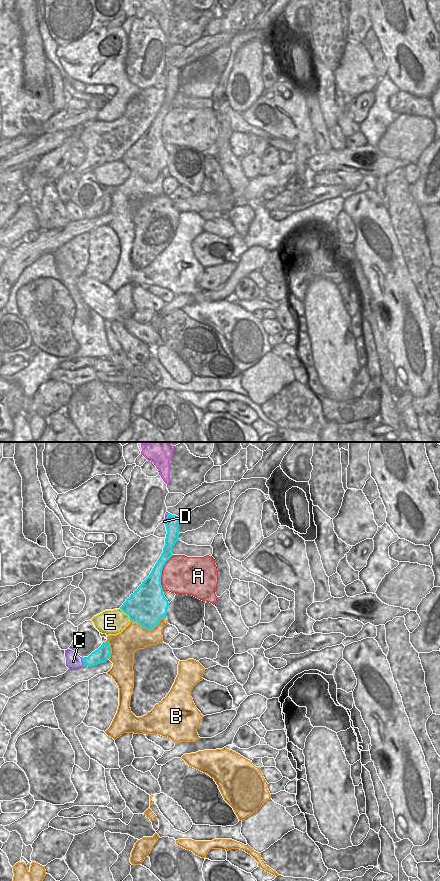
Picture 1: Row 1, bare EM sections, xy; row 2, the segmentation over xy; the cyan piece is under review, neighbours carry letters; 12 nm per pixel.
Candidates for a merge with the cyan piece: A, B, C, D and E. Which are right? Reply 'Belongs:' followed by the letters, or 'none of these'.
Belongs: D

